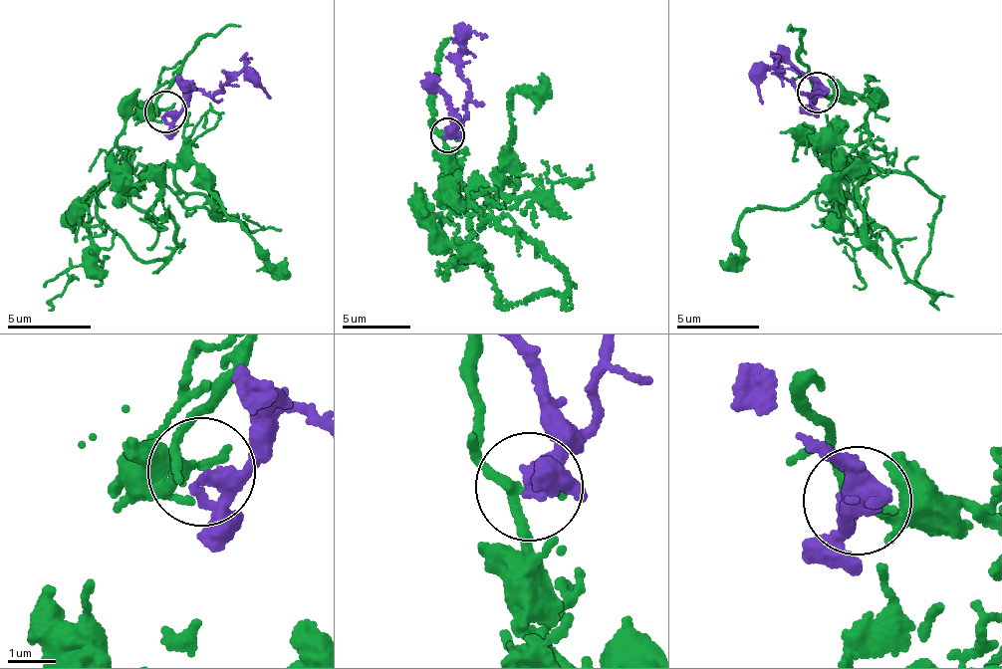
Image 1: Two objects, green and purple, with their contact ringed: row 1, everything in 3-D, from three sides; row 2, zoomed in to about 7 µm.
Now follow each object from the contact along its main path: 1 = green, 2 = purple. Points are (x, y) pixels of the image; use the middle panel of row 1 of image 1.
1: (447, 136), (451, 206), (537, 244), (567, 286), (502, 310), (481, 262), (445, 243), (463, 250), (441, 272)
2: (447, 136), (463, 121), (467, 111), (469, 88), (457, 61), (462, 45), (471, 32), (486, 37)

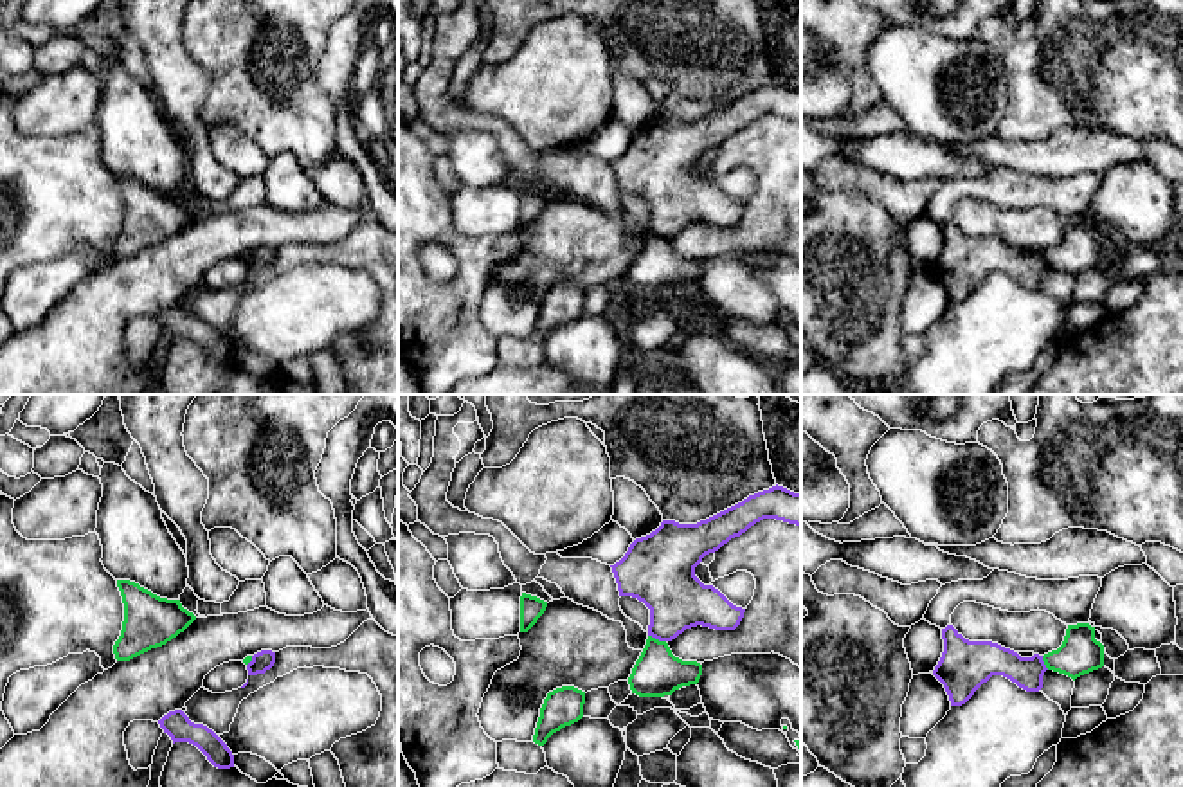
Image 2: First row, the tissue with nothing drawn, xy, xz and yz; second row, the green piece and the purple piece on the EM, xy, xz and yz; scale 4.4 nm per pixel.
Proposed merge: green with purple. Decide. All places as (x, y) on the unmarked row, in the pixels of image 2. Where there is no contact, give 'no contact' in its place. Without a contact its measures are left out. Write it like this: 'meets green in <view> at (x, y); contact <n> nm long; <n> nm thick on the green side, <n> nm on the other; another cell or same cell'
meets green in xz at (658, 236); contact 90 nm long; 220 nm thick on the green side, 260 nm on the other; another cell

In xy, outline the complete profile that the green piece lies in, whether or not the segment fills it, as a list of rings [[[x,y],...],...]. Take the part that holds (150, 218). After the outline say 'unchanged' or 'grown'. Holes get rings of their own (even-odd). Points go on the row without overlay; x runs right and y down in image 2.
[[[117,176],[117,184],[124,200],[122,227],[113,241],[117,258],[166,241],[196,216],[180,196],[160,194],[130,176]]]; unchanged

